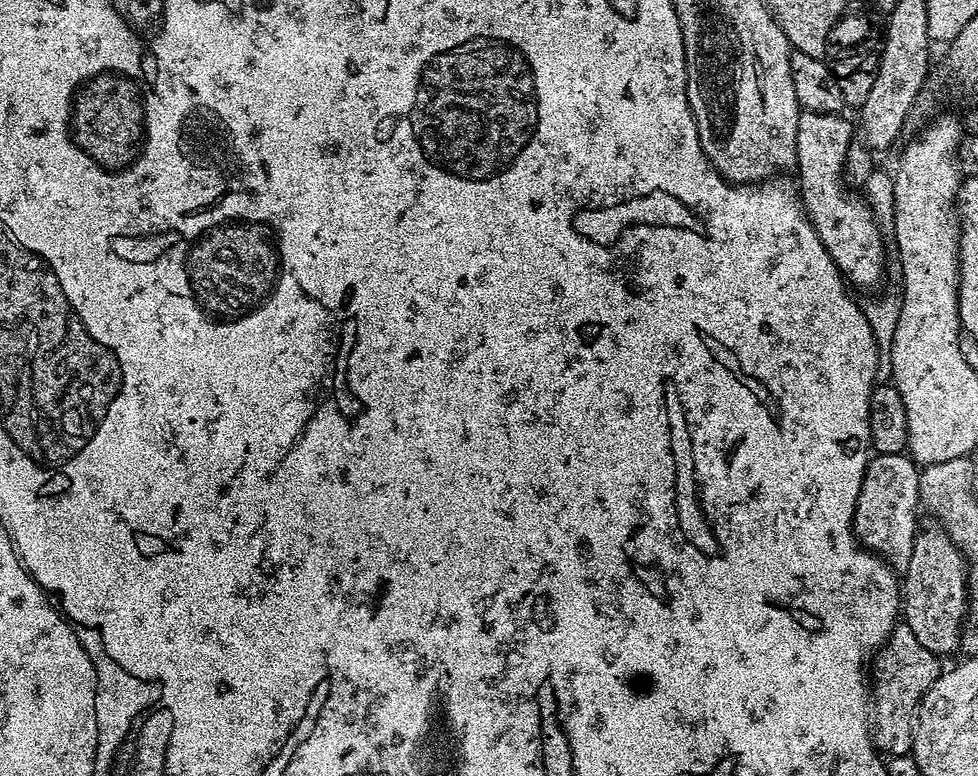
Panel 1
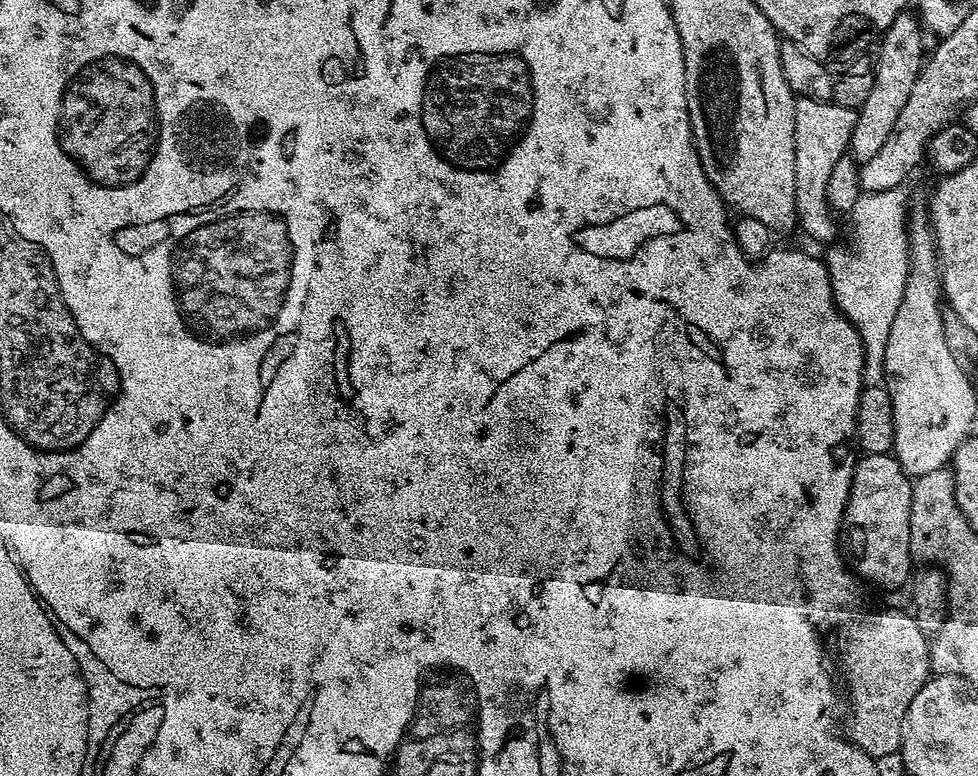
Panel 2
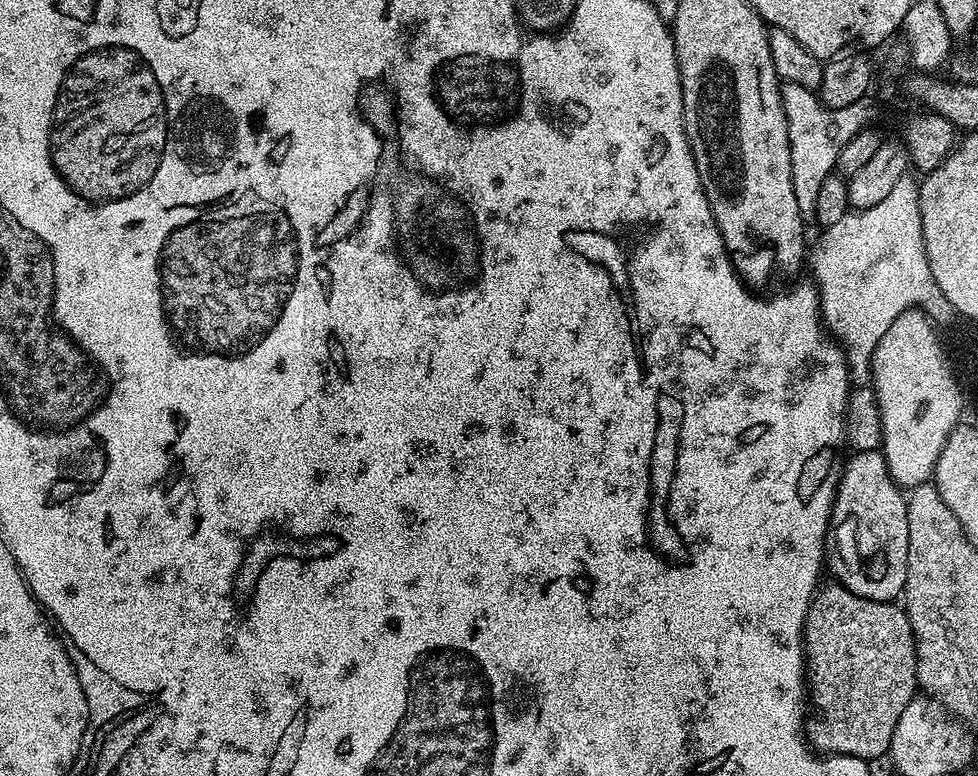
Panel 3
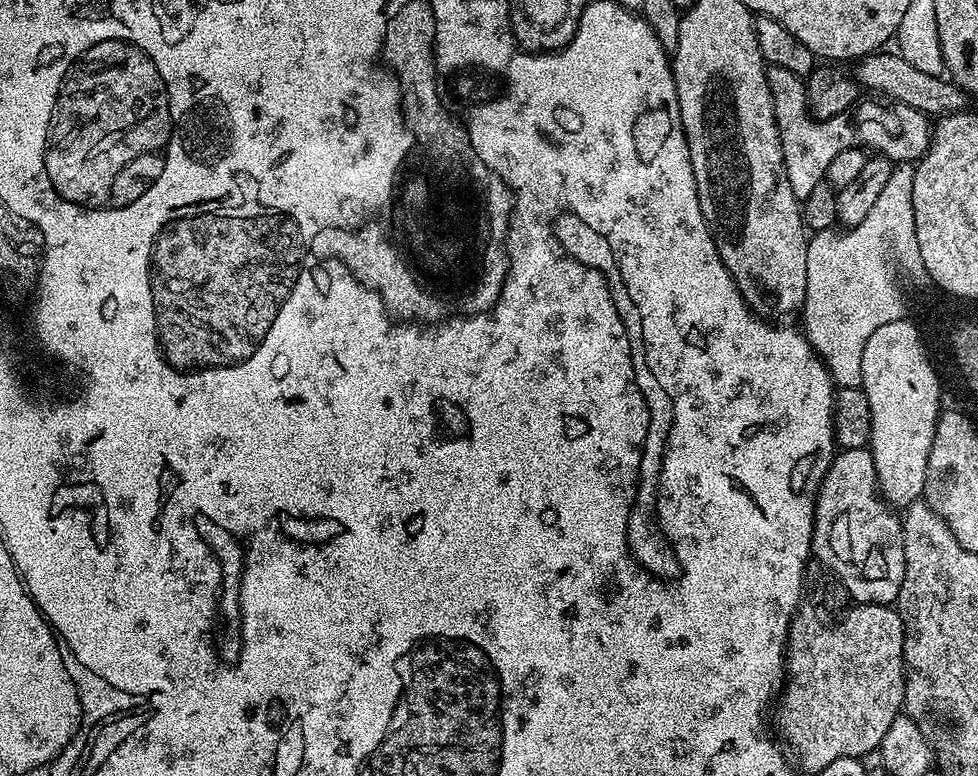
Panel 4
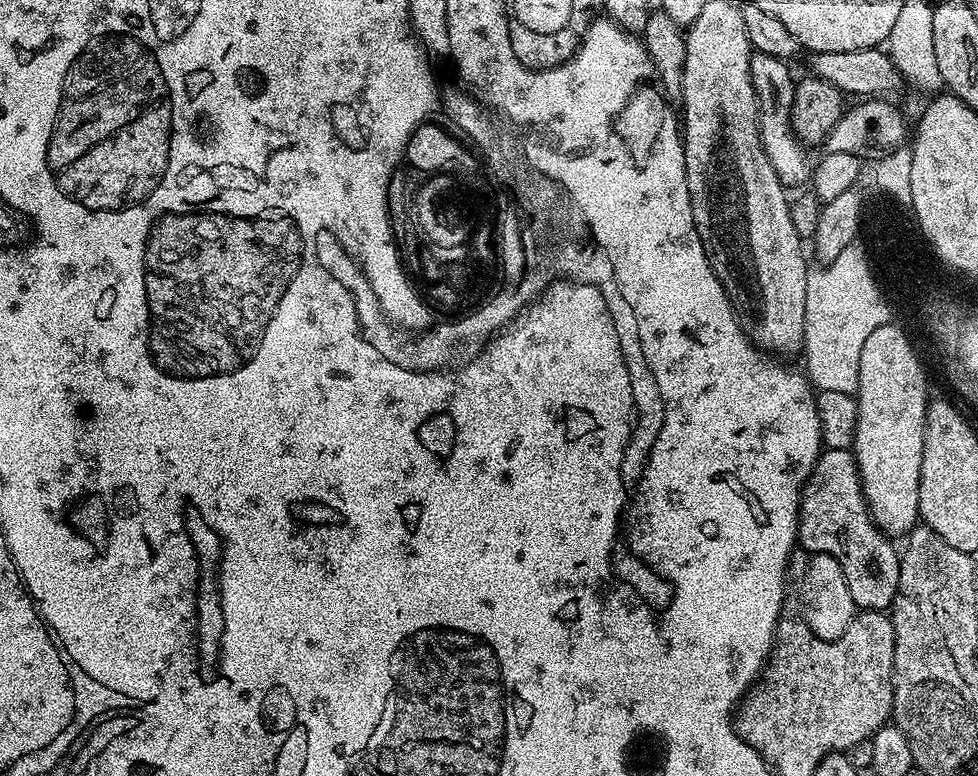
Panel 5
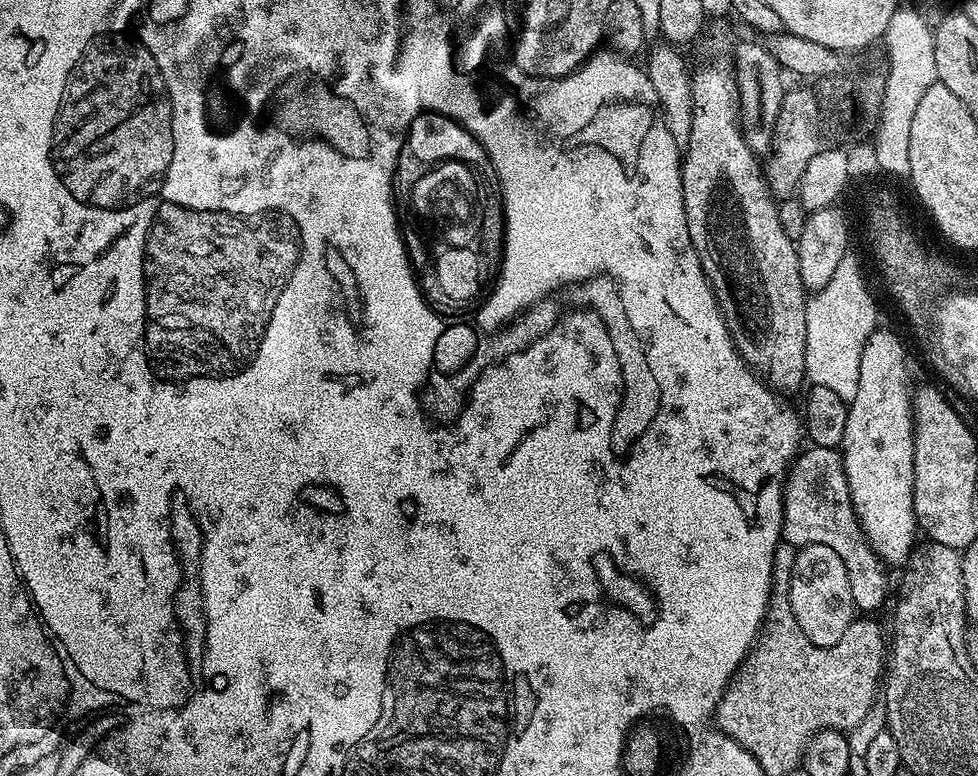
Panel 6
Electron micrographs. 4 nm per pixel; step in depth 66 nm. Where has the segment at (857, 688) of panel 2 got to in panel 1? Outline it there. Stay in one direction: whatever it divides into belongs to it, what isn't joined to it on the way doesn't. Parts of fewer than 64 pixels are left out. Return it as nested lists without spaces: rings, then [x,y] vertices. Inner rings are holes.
[[[903,622],[897,623],[884,647],[876,653],[870,672],[870,696],[874,701],[870,708],[870,731],[873,744],[885,757],[911,753],[916,710],[926,690],[930,690],[932,683],[940,676],[940,664],[937,656],[926,650],[926,646],[914,638],[914,630],[910,630],[910,626]]]

